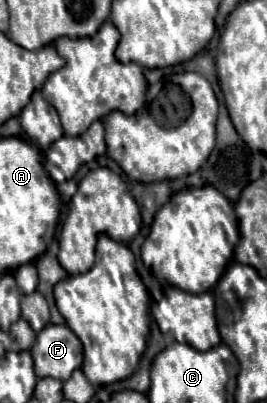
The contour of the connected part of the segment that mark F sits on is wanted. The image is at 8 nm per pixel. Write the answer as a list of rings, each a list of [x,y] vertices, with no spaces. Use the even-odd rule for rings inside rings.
[[[46,325],[30,349],[38,377],[70,379],[72,371],[82,365],[82,343],[66,325]]]

